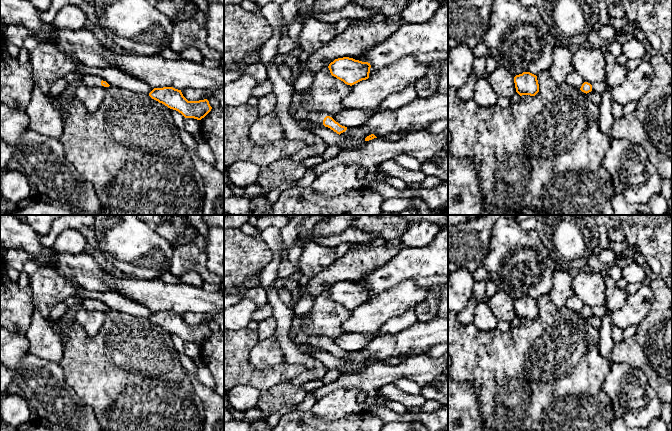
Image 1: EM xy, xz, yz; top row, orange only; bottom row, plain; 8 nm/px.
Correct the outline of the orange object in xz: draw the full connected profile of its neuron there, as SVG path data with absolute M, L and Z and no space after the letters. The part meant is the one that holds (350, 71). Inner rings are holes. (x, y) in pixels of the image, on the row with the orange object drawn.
M349 57L335 59L328 66L332 76L347 85L354 85L369 78L371 65Z

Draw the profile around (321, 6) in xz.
M317 0L313 7L318 14L338 11L348 4L354 4L353 0Z

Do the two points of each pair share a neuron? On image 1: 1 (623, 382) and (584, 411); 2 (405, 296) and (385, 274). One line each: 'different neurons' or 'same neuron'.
1: different neurons
2: different neurons

